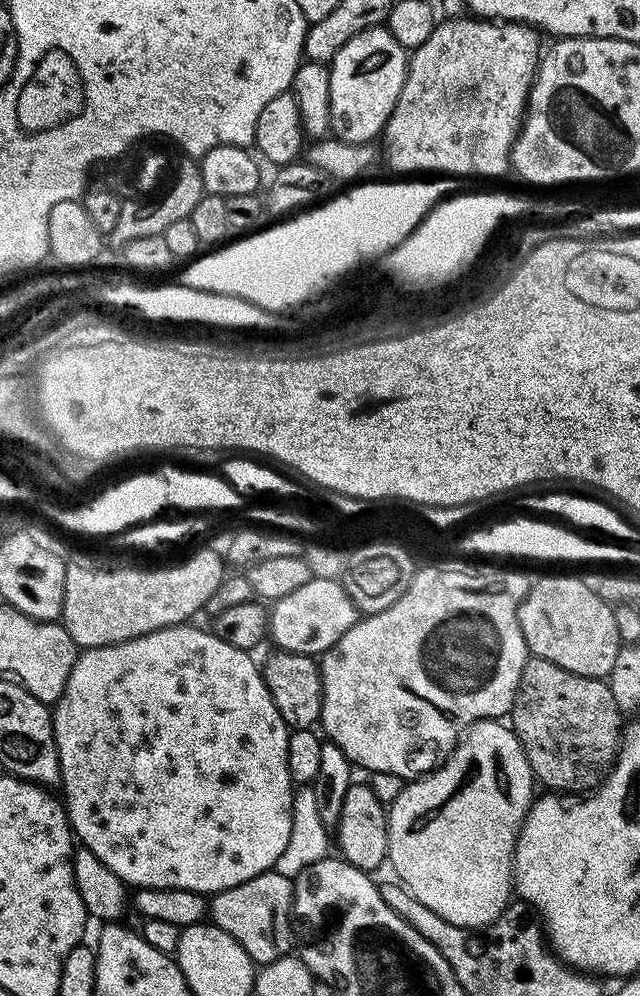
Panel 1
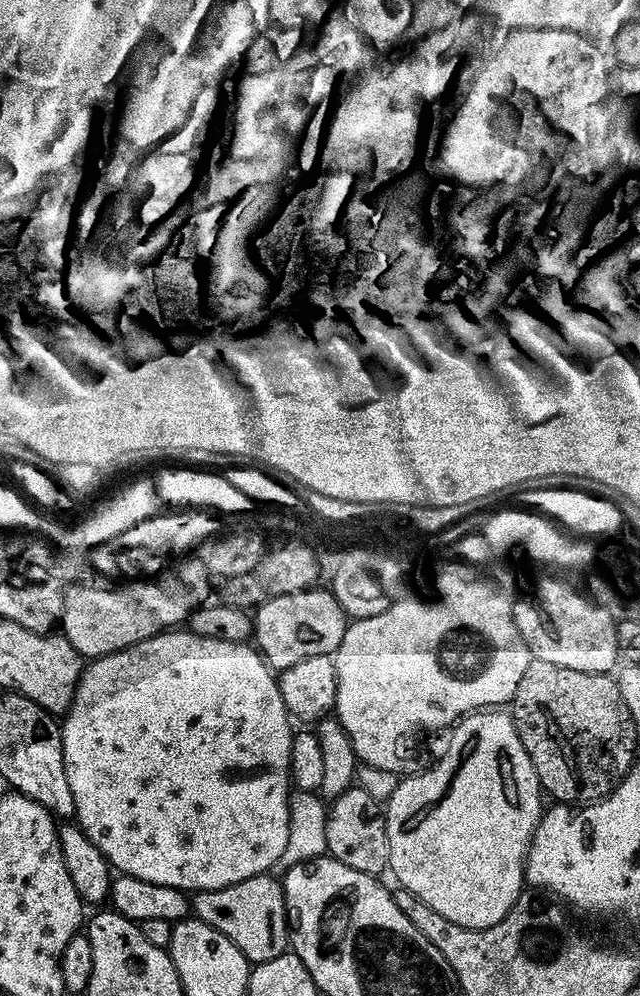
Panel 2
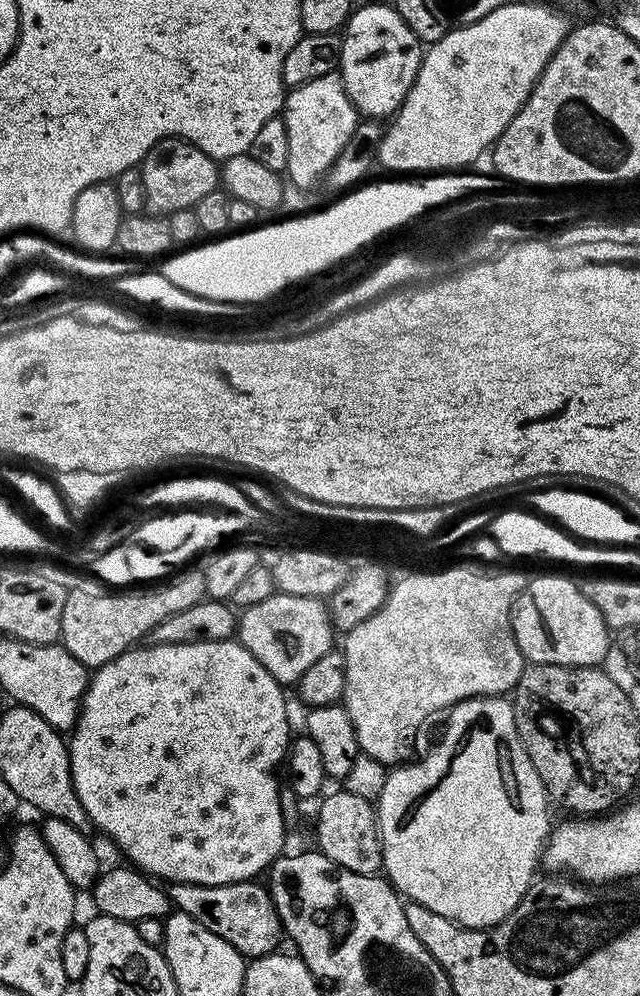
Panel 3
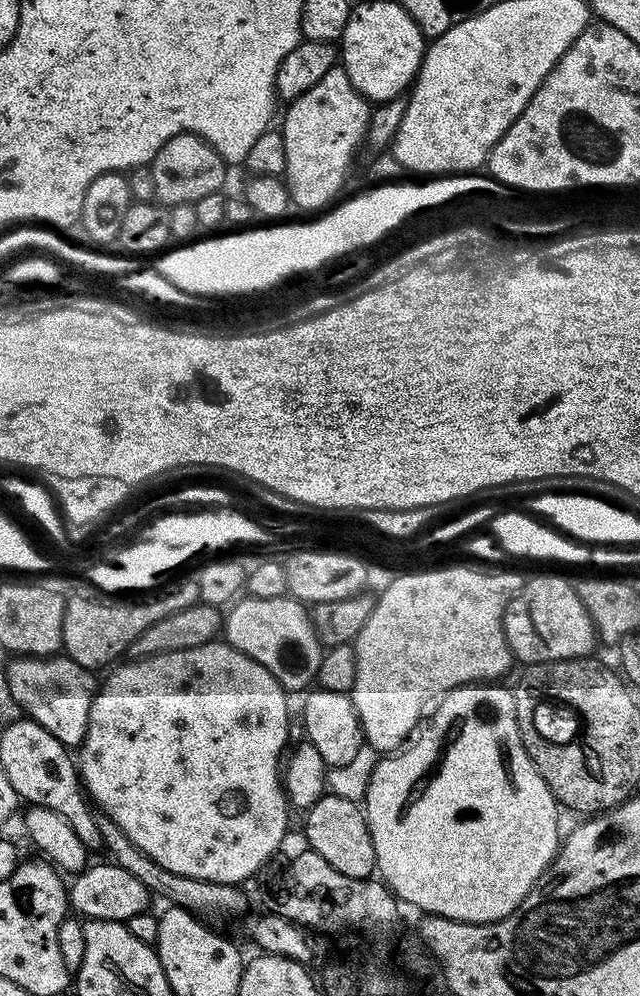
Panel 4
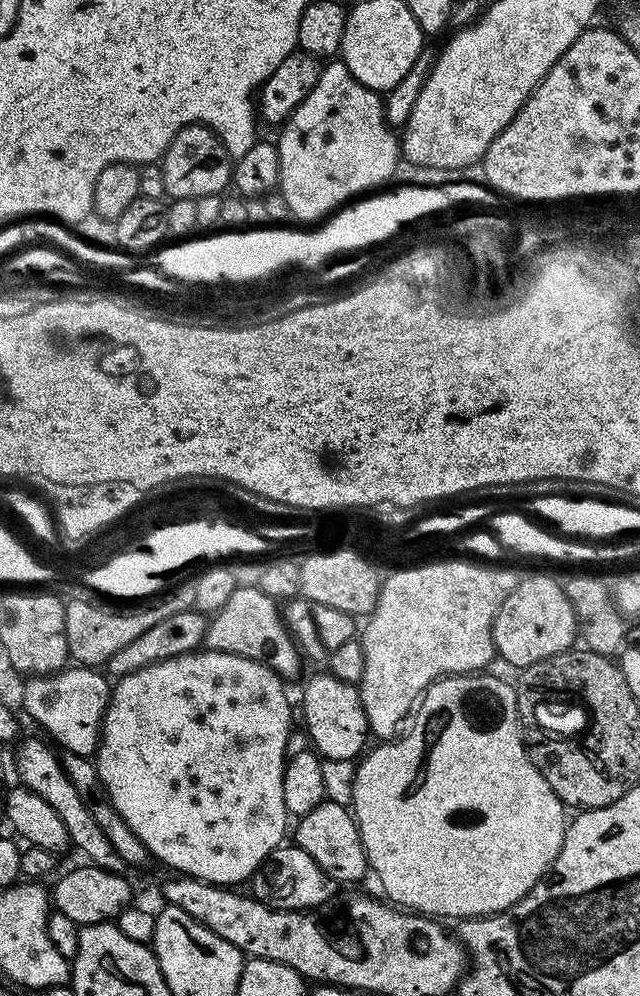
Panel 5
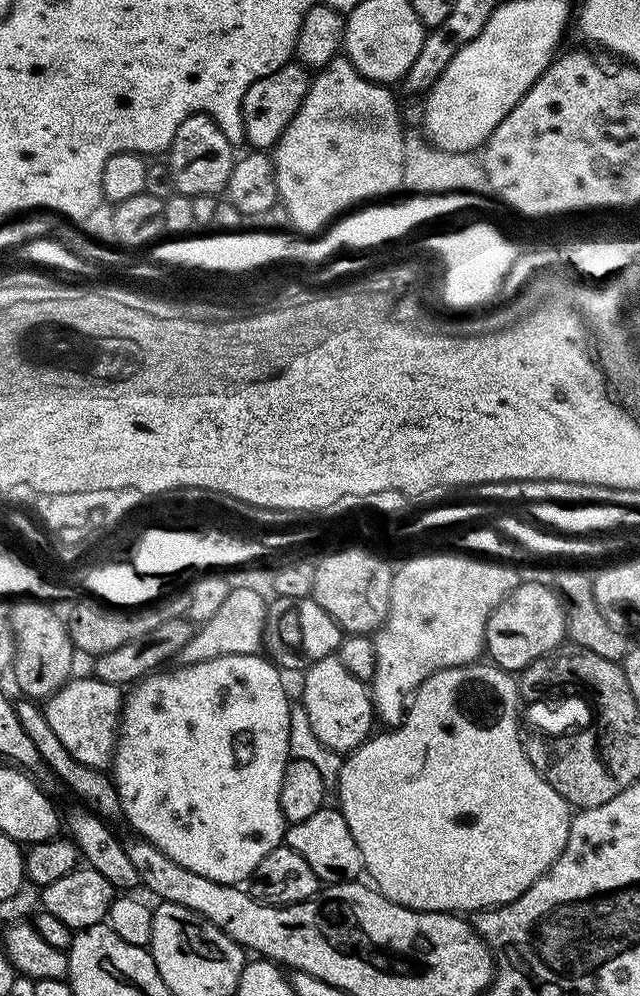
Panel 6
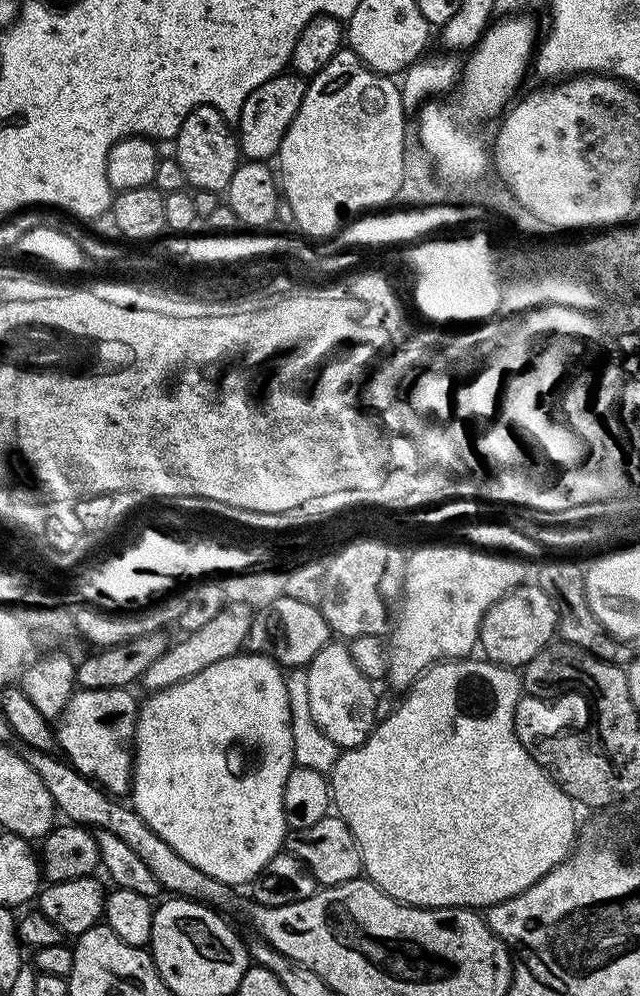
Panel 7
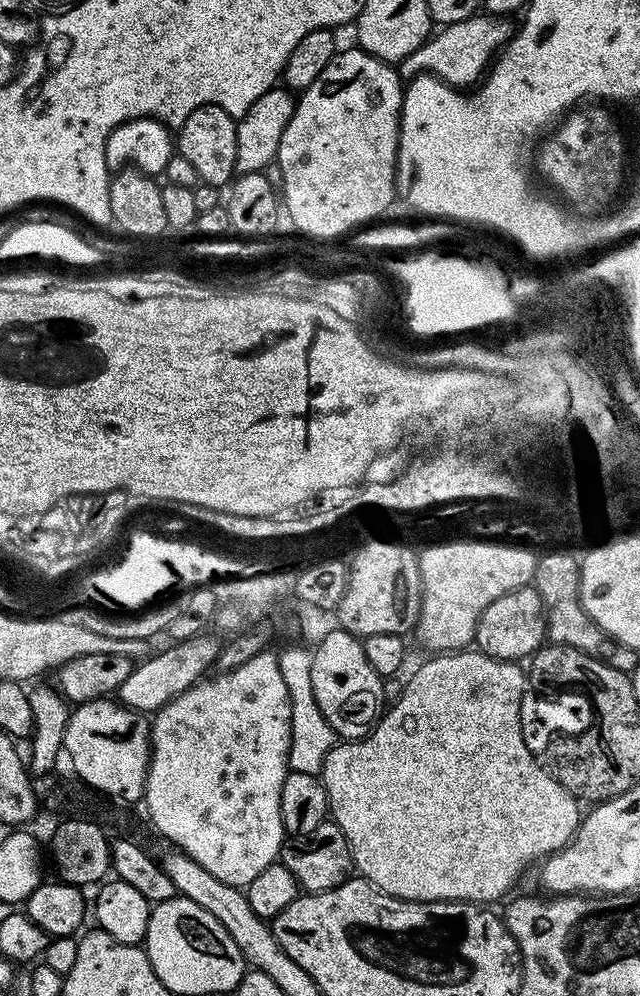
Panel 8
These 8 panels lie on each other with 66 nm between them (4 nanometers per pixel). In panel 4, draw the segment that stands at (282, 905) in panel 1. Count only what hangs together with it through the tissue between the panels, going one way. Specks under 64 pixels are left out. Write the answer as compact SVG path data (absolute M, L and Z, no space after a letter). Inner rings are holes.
M100 814L97 815L96 821L98 830L102 834L103 851L108 852L107 859L111 863L122 866L122 870L134 874L134 878L138 878L138 882L142 882L142 886L146 886L153 897L161 896L162 899L168 900L164 902L171 907L184 908L193 916L204 917L210 922L213 922L214 919L236 920L240 915L243 917L249 911L249 909L247 910L248 896L243 892L245 890L243 887L234 884L215 884L209 880L186 878L182 874L174 874L170 870L166 870L166 866L158 866L158 862L154 862L154 858L142 854L142 850L138 850L138 846L134 846L134 842L130 842L130 838L126 838L122 826L118 826L118 822L114 822L114 818Z

